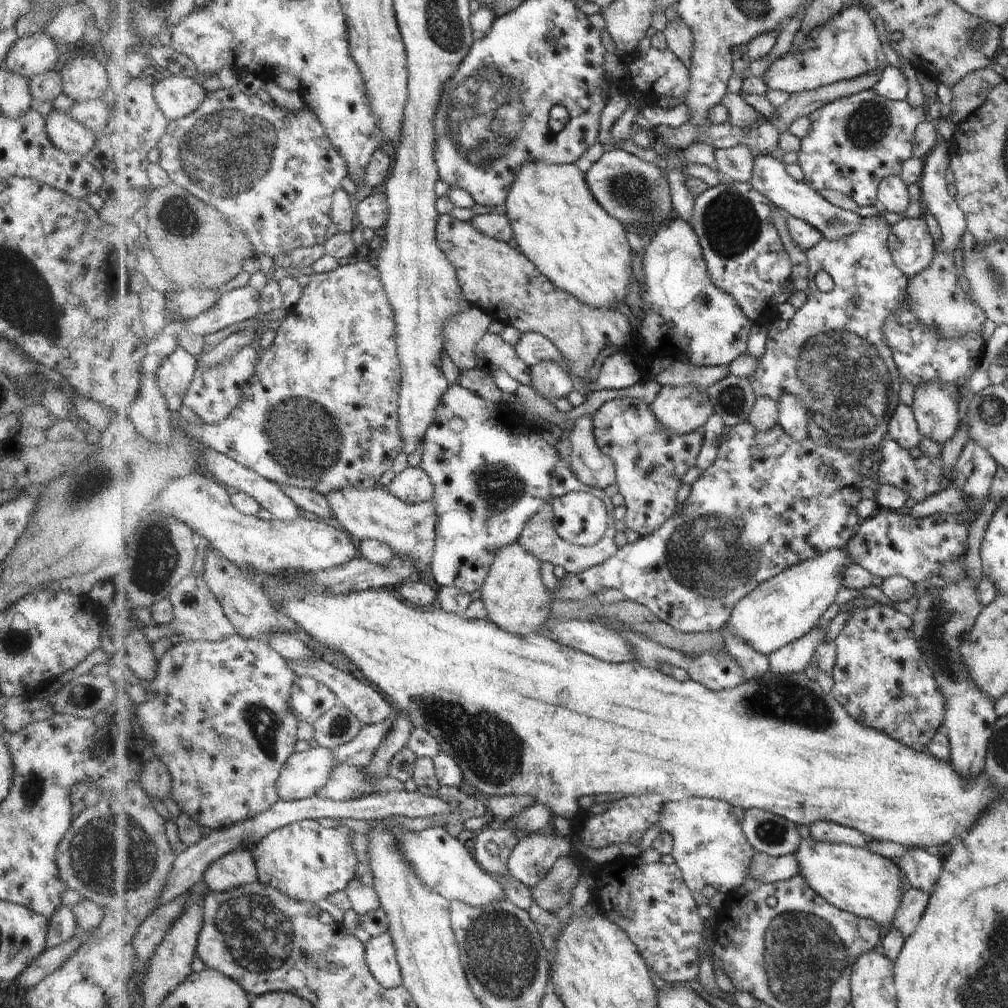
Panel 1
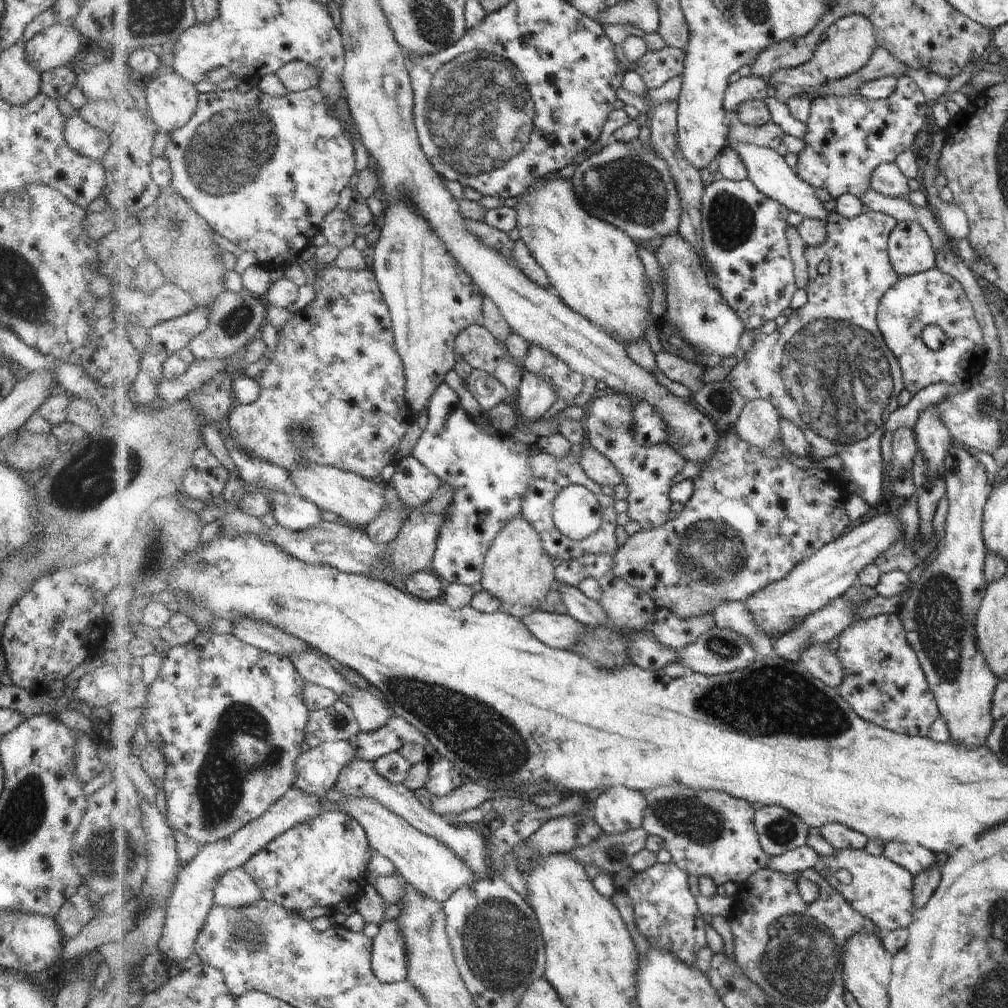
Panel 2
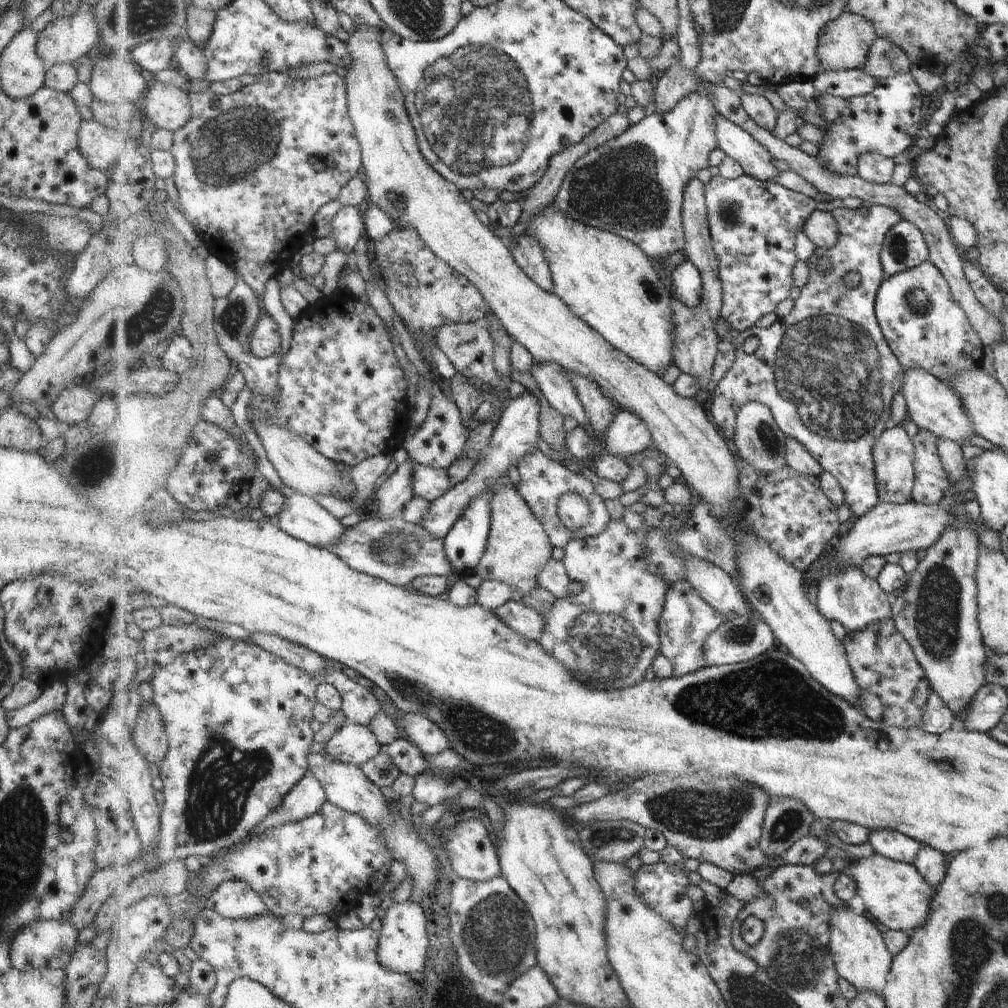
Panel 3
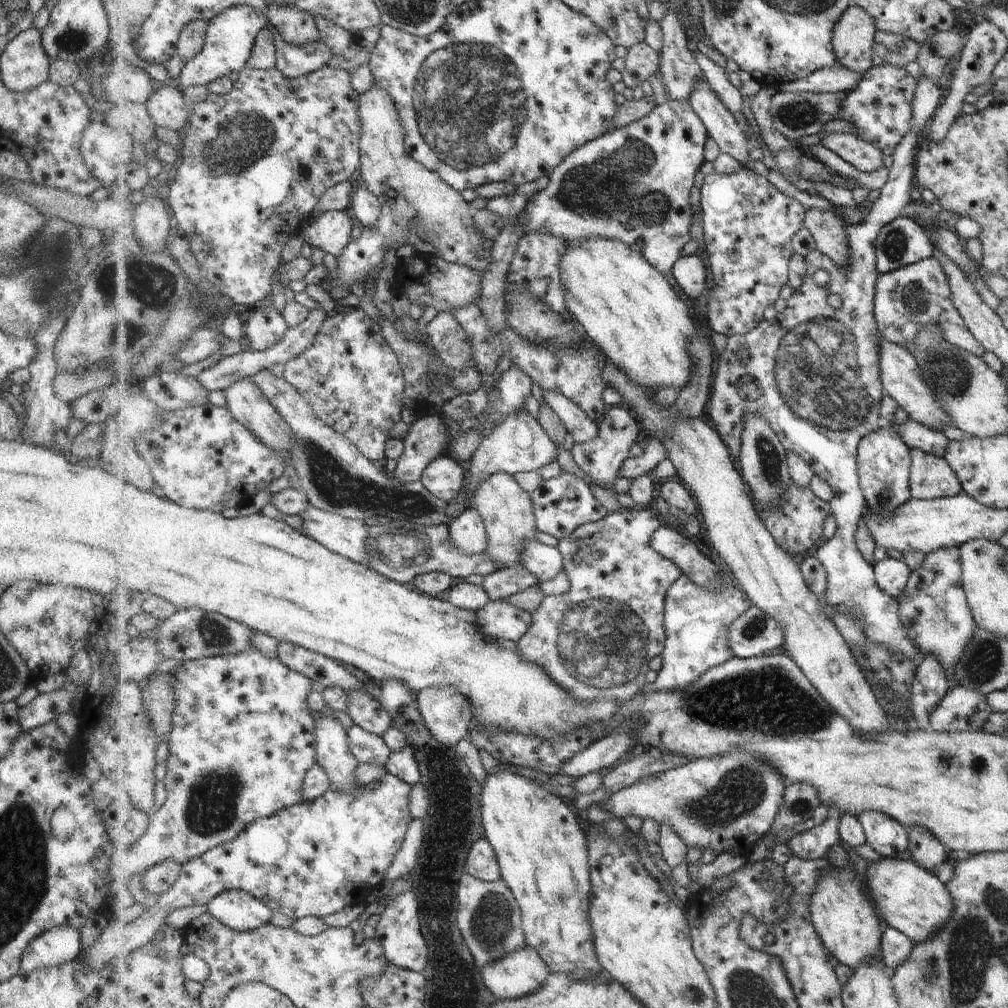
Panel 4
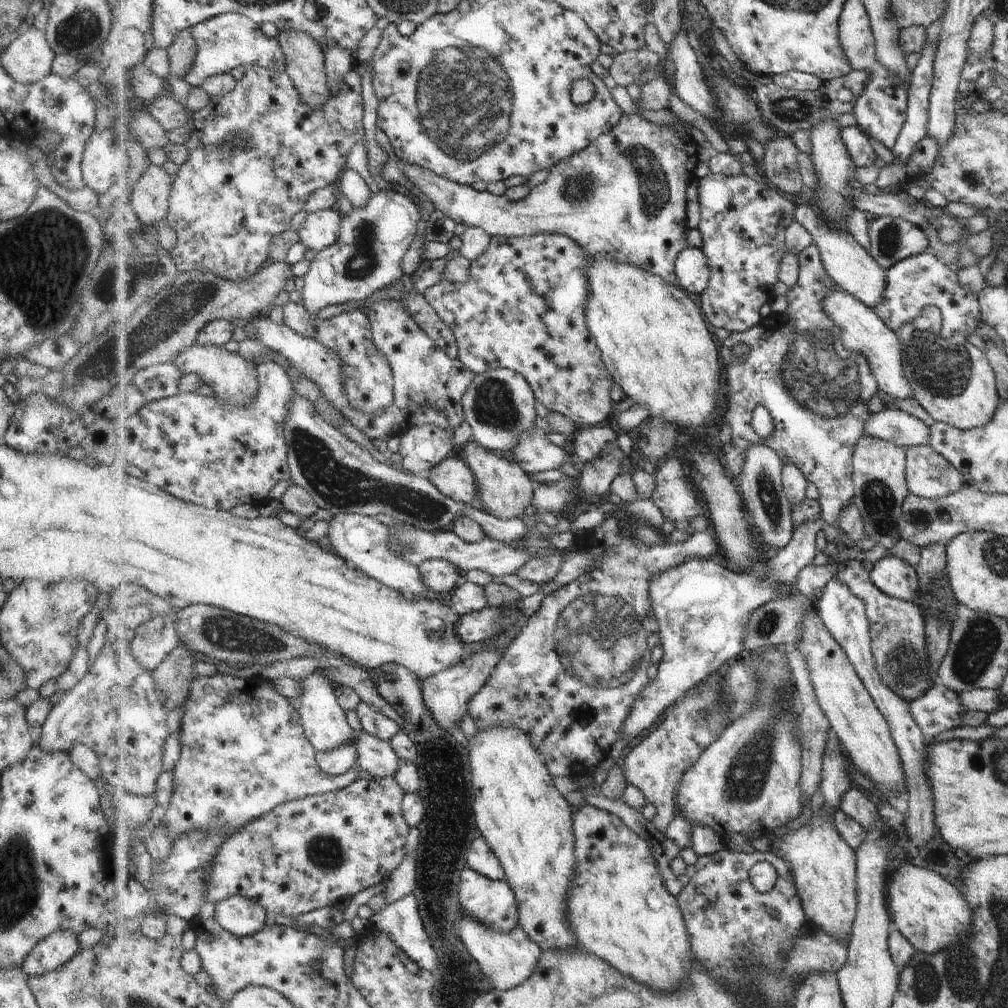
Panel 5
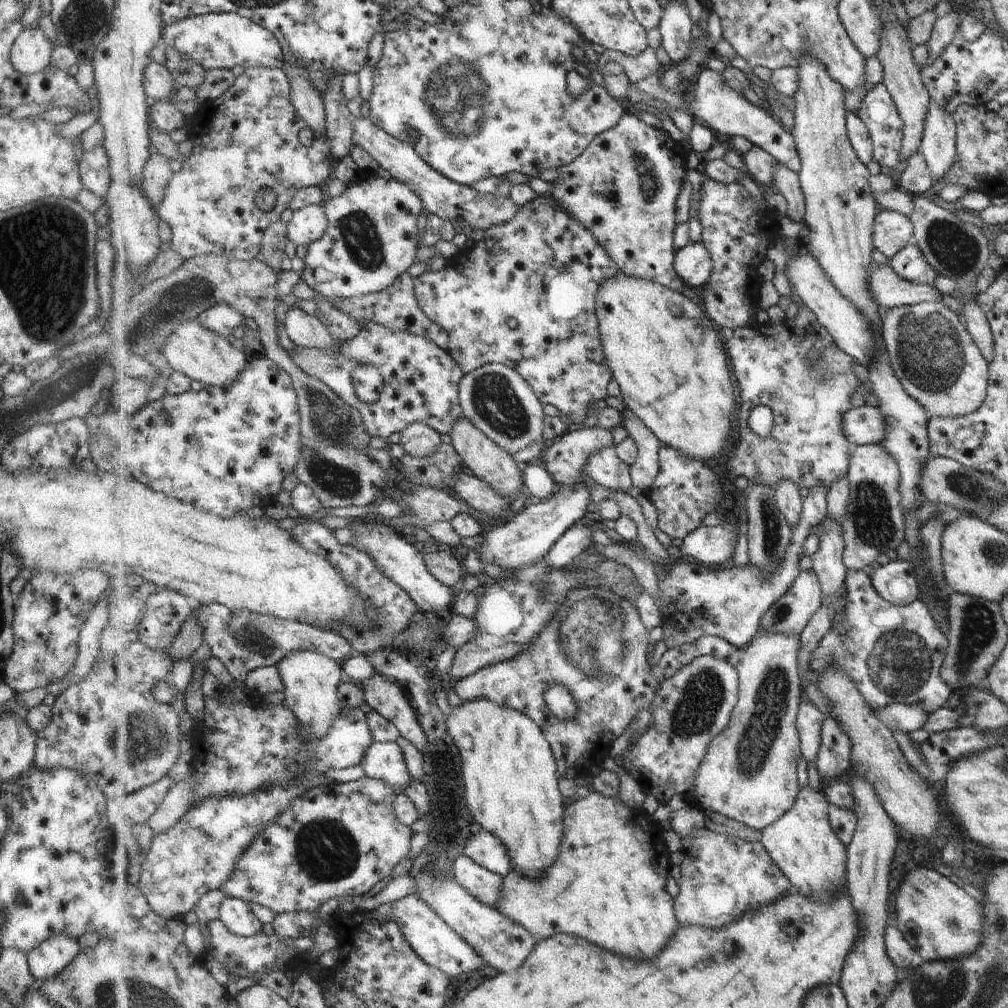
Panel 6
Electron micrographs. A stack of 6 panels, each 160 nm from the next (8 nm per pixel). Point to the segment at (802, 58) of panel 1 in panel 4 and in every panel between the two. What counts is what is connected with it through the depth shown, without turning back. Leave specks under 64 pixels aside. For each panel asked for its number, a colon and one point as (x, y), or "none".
2: (846, 46)
3: (846, 43)
4: (854, 41)

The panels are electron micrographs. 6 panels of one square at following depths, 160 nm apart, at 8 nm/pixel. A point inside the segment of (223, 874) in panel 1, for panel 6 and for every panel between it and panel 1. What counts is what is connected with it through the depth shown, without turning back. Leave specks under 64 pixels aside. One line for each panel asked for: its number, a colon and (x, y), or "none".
2: (237, 888)
3: (235, 899)
4: (240, 910)
5: (241, 916)
6: (236, 914)

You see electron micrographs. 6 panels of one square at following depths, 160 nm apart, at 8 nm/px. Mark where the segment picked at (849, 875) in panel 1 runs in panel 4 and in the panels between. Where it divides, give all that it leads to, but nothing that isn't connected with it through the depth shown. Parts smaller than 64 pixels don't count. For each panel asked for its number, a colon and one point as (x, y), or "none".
2: (883, 891)
3: (896, 895)
4: (910, 899)

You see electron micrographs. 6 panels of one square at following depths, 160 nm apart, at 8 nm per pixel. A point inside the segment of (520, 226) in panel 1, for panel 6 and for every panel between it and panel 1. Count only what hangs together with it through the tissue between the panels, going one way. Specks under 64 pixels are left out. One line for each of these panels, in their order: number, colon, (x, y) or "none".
2: (594, 266)
3: (607, 280)
4: (627, 307)
5: (654, 340)
6: (666, 355)

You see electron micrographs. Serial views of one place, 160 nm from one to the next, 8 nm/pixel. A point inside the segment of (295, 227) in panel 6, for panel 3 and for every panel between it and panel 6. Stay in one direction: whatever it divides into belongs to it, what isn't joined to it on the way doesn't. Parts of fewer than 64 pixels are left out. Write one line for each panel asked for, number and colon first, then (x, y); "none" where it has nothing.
3: (348, 226)
4: (331, 232)
5: (319, 230)

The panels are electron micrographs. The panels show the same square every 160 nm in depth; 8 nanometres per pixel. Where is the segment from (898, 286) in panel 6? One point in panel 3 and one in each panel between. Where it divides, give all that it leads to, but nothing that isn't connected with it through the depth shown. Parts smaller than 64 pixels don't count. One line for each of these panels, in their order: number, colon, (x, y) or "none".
3: (821, 227)
4: (829, 231)
5: (851, 267)

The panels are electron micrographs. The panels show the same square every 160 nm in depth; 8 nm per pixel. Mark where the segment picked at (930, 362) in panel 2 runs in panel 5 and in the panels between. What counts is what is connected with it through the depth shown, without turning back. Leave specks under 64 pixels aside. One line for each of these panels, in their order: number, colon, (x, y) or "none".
3: (926, 329)
4: (906, 300)
5: (921, 280)

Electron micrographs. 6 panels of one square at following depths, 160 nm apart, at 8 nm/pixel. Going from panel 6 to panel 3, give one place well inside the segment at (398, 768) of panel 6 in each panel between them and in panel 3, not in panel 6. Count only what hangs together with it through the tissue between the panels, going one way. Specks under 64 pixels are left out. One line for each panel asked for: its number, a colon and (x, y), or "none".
3: (354, 744)
4: (368, 748)
5: (377, 757)

